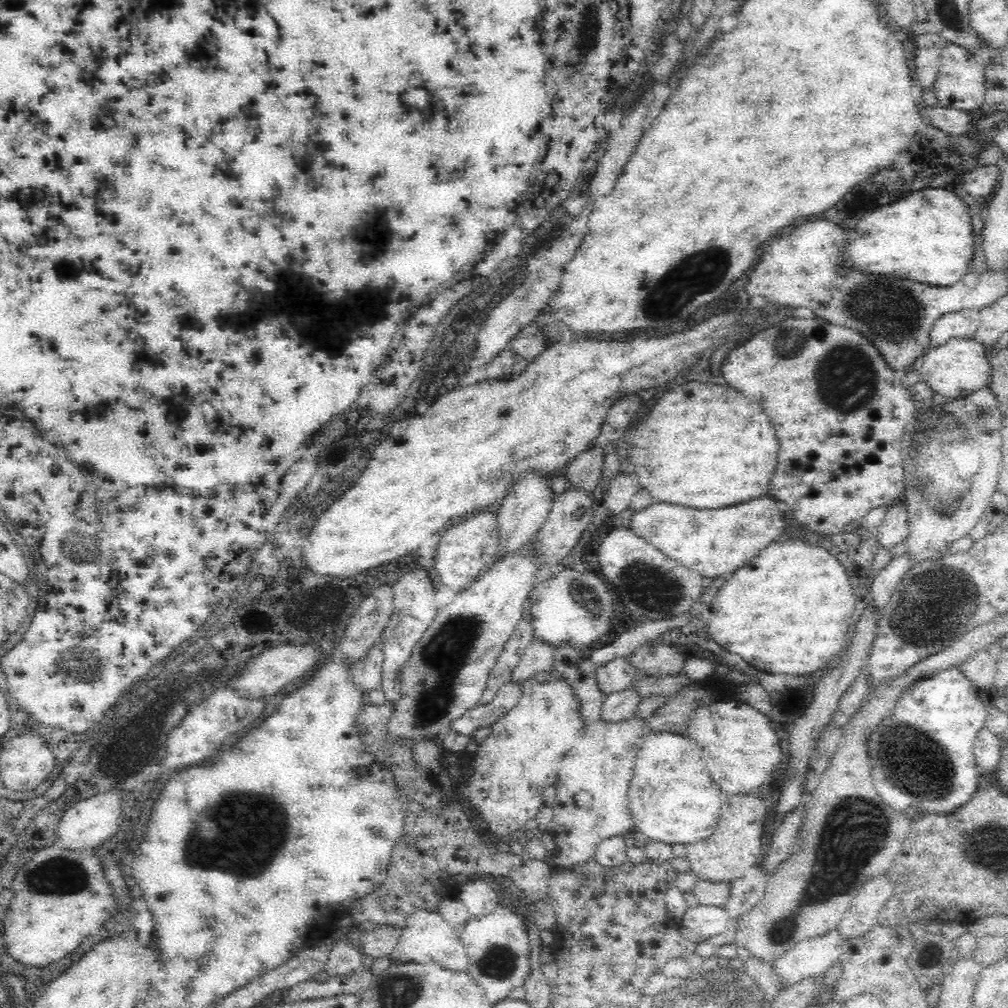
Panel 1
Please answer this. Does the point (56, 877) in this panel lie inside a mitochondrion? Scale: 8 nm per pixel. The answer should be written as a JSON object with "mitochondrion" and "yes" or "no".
{"mitochondrion":"yes"}

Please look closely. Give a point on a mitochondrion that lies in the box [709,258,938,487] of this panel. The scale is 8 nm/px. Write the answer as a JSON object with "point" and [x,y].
{"point":[894,310]}

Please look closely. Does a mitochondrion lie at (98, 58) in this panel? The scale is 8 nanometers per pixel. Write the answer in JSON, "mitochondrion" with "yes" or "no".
{"mitochondrion":"no"}

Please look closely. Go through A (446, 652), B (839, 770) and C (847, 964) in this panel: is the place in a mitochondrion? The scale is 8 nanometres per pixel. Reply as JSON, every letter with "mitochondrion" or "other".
{"A":"mitochondrion","B":"other","C":"other"}

